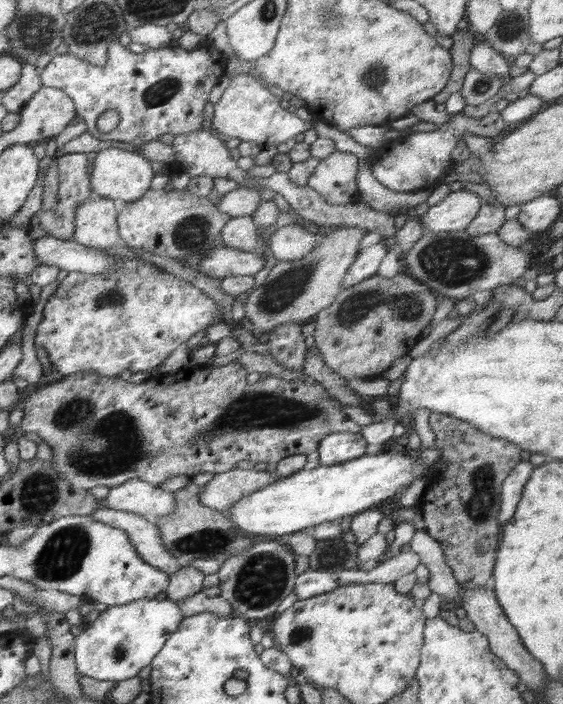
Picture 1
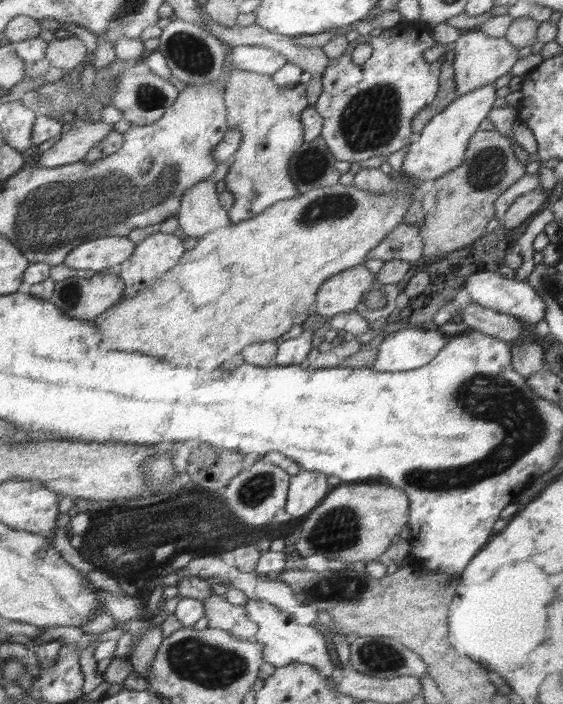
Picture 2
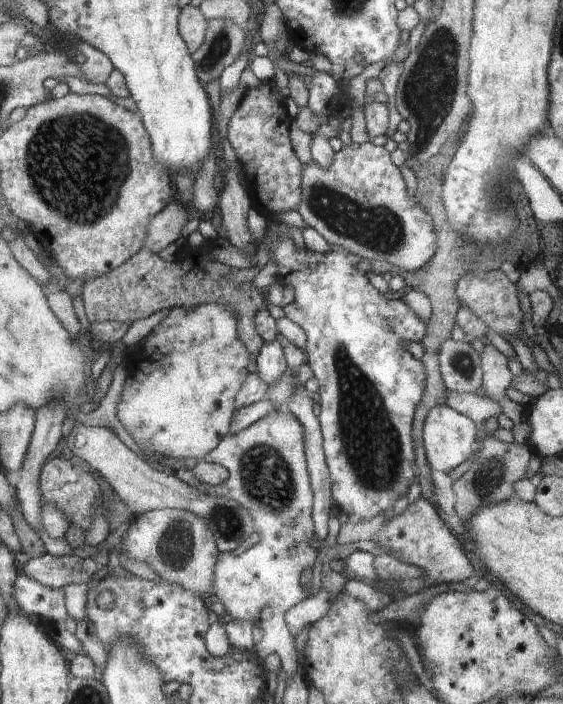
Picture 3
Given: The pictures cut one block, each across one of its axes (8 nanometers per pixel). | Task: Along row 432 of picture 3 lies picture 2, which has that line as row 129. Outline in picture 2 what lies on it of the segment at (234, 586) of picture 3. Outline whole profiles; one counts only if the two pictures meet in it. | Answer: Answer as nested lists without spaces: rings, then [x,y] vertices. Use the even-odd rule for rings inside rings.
[[[231,66],[229,73],[225,87],[228,127],[241,132],[241,144],[233,154],[220,185],[235,196],[228,213],[231,222],[236,224],[253,219],[276,203],[293,199],[299,194],[289,175],[289,162],[296,149],[305,143],[301,115],[310,105],[304,83],[283,89],[271,75],[255,74]]]

